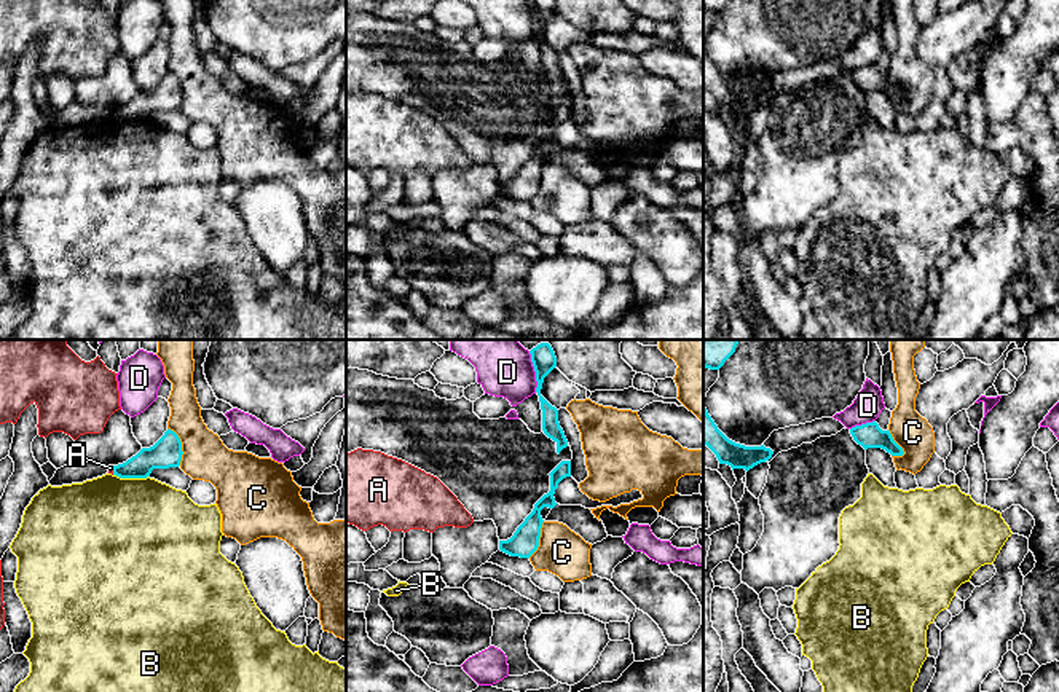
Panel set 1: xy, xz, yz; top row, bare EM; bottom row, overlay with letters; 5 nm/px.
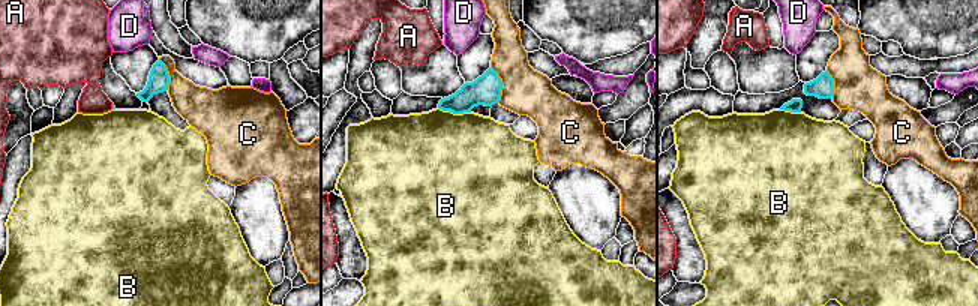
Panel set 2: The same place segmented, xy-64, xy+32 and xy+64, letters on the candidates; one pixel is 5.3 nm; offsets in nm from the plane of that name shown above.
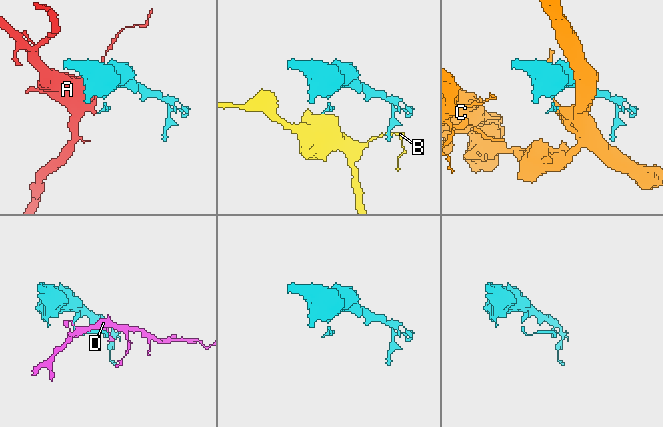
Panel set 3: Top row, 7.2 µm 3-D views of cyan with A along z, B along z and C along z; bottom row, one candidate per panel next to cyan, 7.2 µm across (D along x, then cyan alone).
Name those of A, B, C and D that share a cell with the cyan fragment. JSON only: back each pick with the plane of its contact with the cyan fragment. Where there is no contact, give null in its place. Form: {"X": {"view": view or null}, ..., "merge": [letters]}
{"merge": []}

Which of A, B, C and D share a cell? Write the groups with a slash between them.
A / B / C / D

